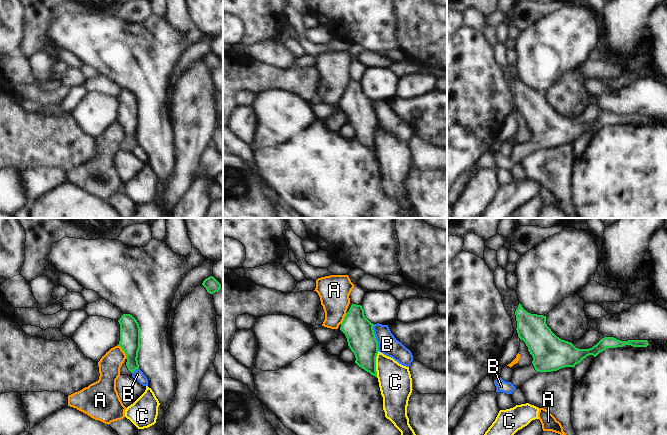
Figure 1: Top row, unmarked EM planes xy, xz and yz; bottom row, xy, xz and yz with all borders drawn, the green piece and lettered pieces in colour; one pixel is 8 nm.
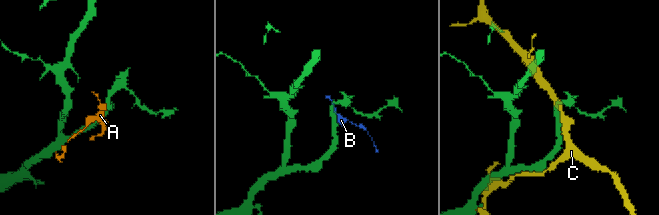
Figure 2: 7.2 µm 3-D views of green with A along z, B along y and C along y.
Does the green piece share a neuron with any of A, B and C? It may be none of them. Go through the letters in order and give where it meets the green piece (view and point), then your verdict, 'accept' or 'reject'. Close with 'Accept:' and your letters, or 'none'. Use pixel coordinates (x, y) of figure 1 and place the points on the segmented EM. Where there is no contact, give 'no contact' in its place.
A: contact xy (123, 350); reject
B: contact xz (375, 337); reject
C: contact xz (375, 364); reject
Accept: none

